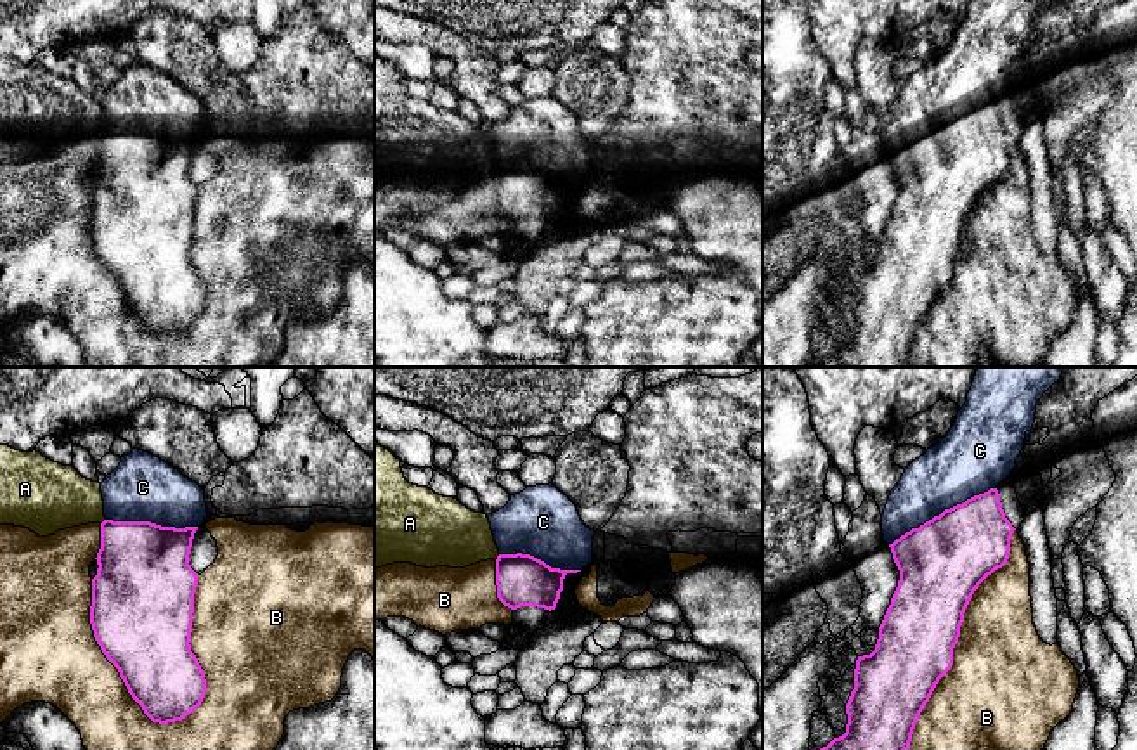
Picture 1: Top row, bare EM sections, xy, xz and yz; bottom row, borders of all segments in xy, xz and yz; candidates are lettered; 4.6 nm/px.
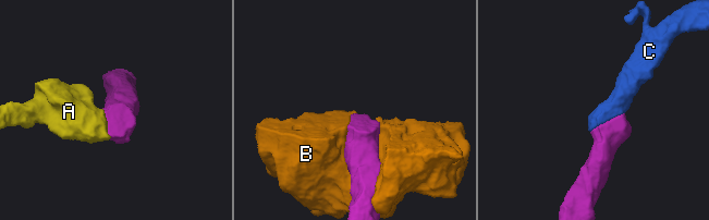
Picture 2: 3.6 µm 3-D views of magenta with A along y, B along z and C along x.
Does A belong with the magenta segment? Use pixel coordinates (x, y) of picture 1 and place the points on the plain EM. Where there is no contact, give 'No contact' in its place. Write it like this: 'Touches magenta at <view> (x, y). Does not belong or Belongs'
Touches magenta at xz (498, 170). Does not belong

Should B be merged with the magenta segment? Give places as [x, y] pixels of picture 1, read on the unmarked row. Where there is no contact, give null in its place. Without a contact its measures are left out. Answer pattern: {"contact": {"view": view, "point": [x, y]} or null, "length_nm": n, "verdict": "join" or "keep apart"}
{"contact": {"view": "xy", "point": [113, 276]}, "length_nm": 800, "verdict": "keep apart"}

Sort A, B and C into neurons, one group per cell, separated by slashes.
A B / C

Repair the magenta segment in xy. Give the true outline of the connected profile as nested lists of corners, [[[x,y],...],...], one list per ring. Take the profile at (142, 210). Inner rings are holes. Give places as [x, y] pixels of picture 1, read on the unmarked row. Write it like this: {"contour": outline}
{"contour": [[[133,61],[104,90],[101,104],[106,132],[92,191],[94,249],[153,334],[182,333],[206,305],[205,282],[189,256],[198,197],[189,166],[194,145],[208,128],[205,102],[159,69]]]}

